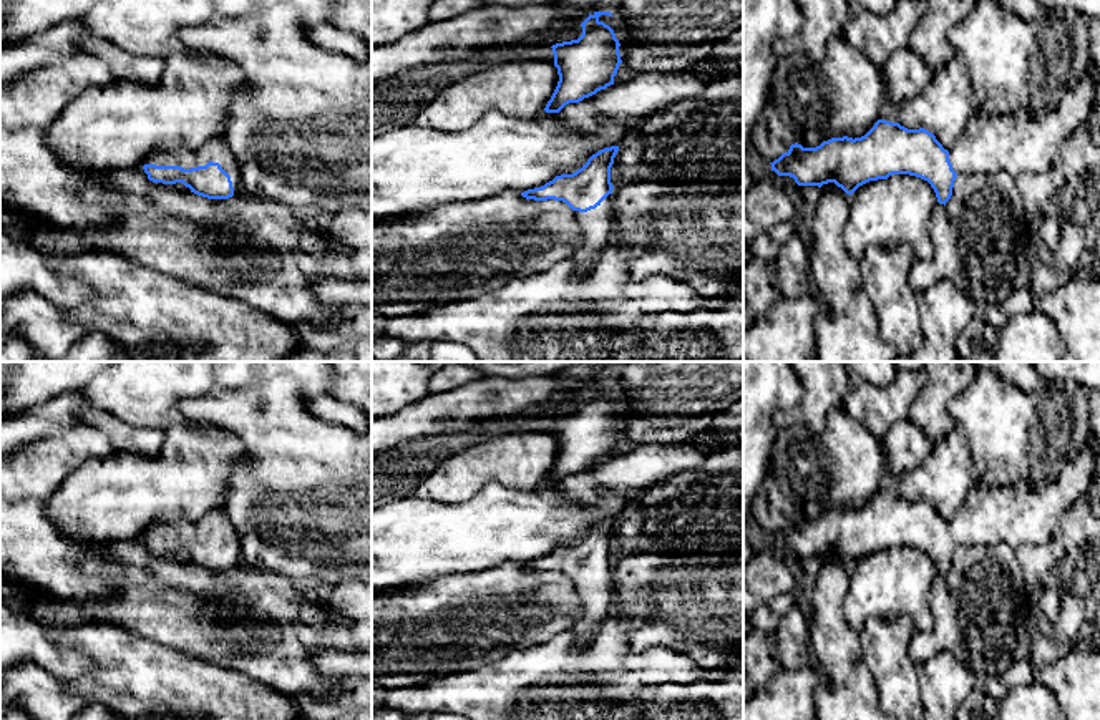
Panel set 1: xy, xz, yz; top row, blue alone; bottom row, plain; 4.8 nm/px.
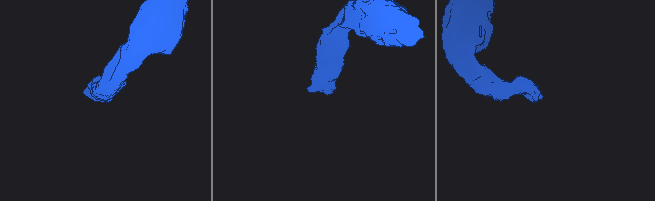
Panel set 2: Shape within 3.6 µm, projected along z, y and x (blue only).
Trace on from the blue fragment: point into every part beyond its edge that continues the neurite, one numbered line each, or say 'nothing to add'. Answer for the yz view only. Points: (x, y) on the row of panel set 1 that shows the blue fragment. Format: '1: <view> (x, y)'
1: yz (1019, 143)

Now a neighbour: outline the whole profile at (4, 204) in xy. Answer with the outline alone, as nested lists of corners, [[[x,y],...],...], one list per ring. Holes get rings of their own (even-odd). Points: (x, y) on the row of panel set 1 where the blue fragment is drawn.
[[[0,196],[0,214],[5,211],[5,209],[13,209],[15,212],[23,212],[28,219],[30,219],[30,224],[32,226],[38,226],[38,227],[43,227],[43,229],[51,229],[55,231],[60,237],[66,232],[66,231],[61,231],[58,229],[56,226],[46,222],[46,221],[41,221],[38,217],[35,217],[33,214],[13,206],[12,202],[5,201],[2,196]]]

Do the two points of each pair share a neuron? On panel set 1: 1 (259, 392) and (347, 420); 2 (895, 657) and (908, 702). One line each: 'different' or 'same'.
1: different
2: same

